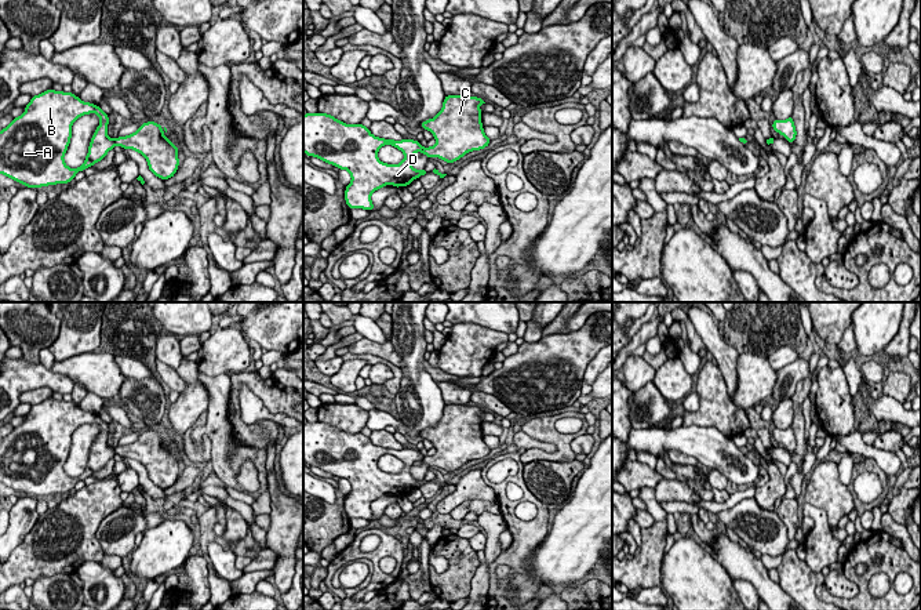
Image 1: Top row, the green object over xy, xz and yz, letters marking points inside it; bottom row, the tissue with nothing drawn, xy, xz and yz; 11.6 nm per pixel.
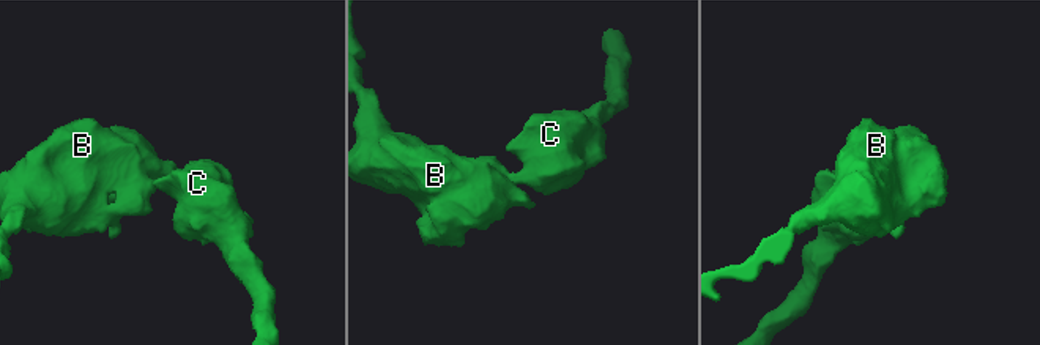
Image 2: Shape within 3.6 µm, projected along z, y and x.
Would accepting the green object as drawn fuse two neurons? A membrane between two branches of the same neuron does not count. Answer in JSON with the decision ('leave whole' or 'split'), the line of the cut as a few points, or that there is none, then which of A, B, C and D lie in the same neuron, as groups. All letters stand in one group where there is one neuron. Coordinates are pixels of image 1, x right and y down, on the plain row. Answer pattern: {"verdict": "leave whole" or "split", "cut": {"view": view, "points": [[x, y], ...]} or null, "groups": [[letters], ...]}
{"verdict": "split", "cut": {"view": "xy", "points": [[113, 449], [116, 453]]}, "groups": [["A", "B", "D"], ["C"]]}

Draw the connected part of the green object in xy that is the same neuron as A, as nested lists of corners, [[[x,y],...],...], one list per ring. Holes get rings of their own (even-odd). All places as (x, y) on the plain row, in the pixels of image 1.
[[[51,397],[33,404],[25,421],[0,439],[0,483],[32,498],[55,493],[68,494],[79,480],[92,476],[114,457],[114,449],[106,443],[108,433],[109,424],[98,414],[81,410],[73,402],[59,402]],[[90,422],[99,425],[99,435],[90,450],[84,472],[77,478],[70,478],[63,465],[70,453],[72,435],[79,426]]]

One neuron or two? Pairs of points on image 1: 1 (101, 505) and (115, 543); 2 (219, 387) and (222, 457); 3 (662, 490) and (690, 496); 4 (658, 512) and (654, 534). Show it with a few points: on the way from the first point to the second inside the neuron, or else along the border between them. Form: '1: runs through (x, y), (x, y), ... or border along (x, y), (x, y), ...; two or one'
1: border along (123, 504), (101, 522), (95, 533), (101, 549); two
2: runs through (219, 405), (219, 431), (222, 439); one
3: runs through (669, 490), (683, 493); one
4: border along (655, 519), (665, 520); two

